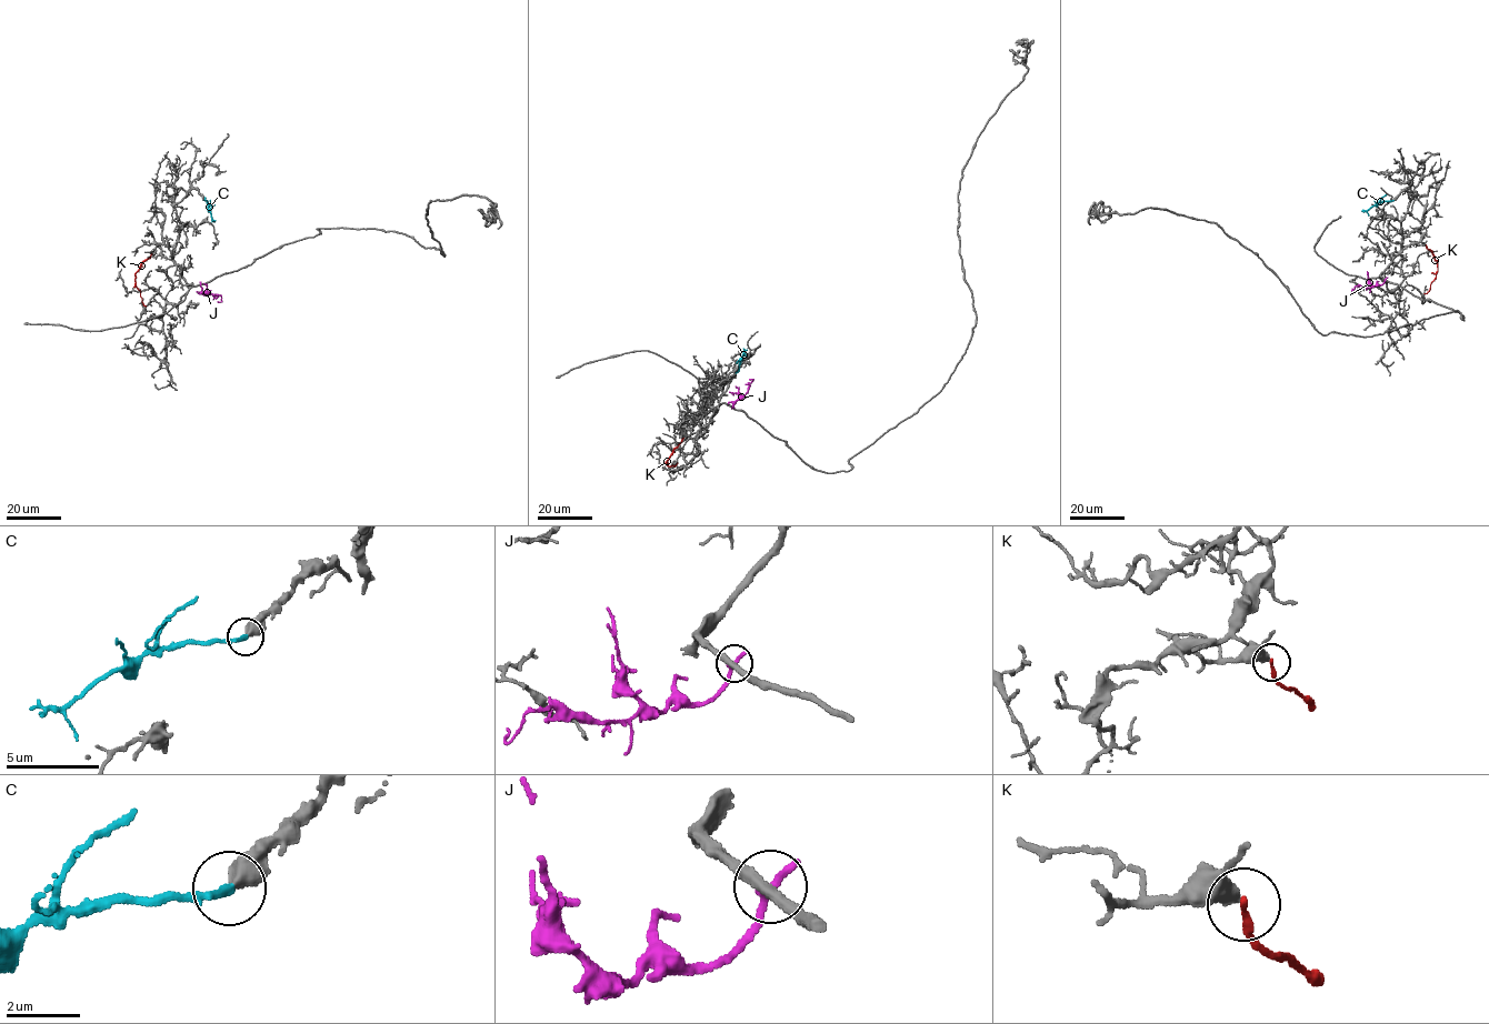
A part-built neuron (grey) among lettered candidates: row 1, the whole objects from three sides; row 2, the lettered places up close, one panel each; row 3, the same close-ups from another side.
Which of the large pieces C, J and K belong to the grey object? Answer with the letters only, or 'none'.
C

